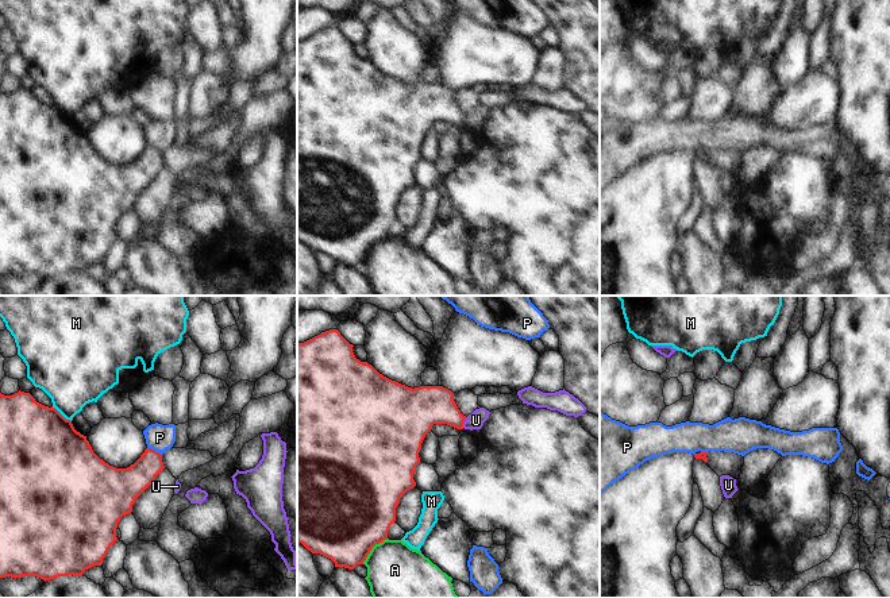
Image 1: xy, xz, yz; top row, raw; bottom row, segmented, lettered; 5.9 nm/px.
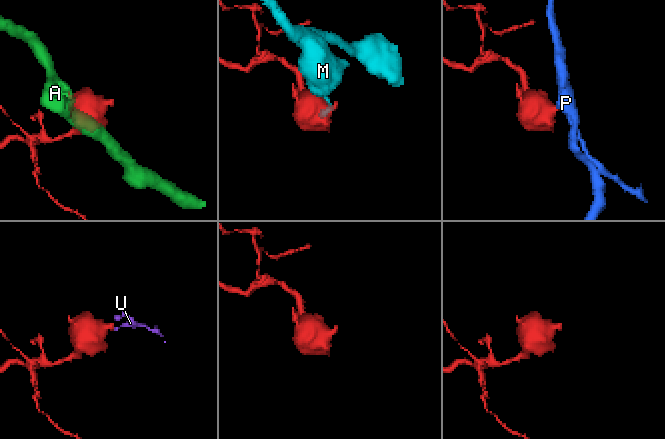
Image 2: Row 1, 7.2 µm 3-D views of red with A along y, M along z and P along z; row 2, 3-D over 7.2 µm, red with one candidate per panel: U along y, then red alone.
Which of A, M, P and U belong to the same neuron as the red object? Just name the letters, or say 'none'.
none

